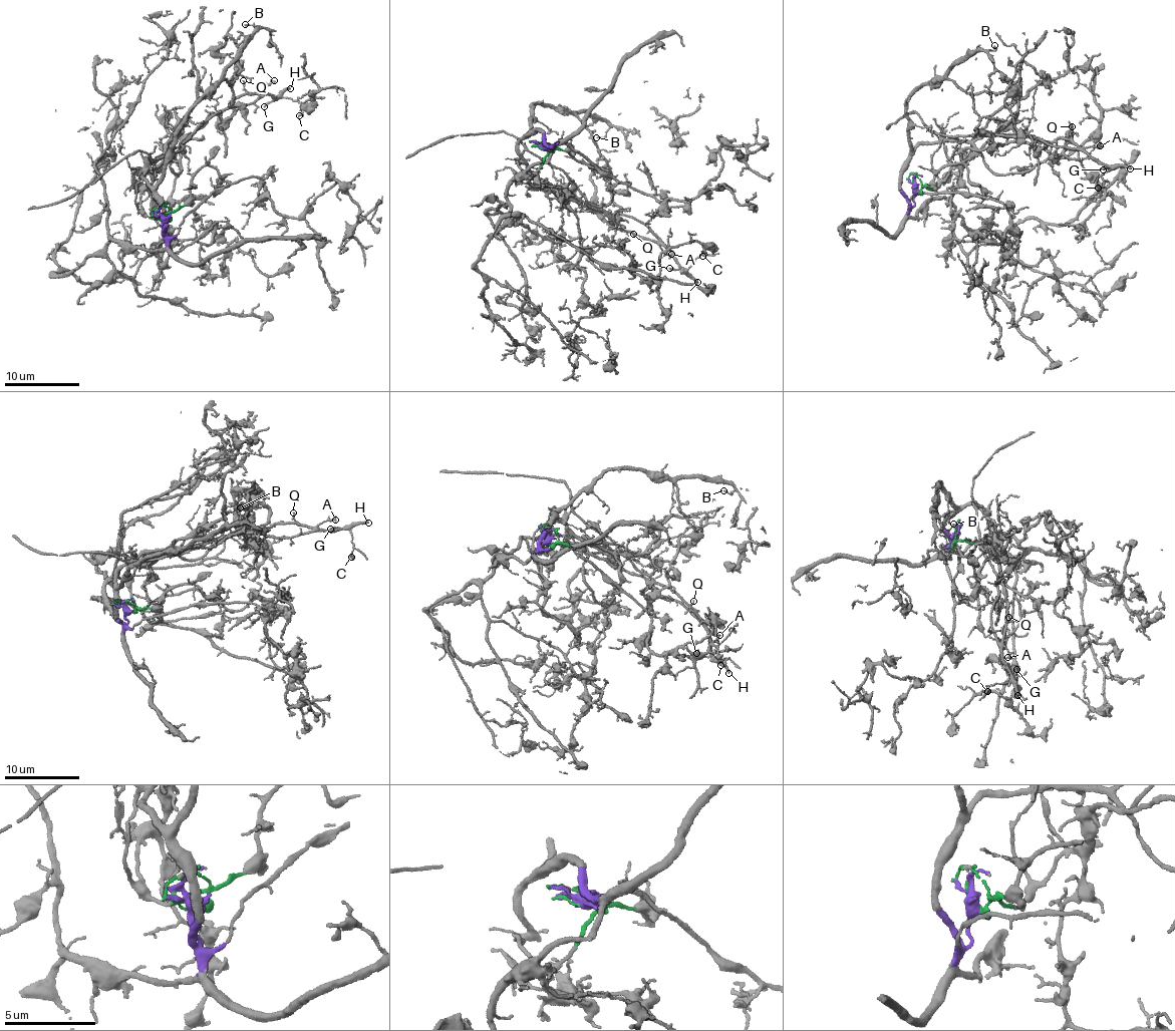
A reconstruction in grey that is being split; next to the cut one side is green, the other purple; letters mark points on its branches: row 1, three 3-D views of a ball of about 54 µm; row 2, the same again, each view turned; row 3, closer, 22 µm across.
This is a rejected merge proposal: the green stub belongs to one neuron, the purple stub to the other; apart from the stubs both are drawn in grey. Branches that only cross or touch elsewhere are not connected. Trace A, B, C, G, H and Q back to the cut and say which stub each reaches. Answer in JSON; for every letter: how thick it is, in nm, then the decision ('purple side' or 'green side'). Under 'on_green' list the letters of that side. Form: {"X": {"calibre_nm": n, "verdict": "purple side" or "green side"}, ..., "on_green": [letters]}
{"A": {"calibre_nm": 190, "verdict": "green side"}, "B": {"calibre_nm": 120, "verdict": "purple side"}, "C": {"calibre_nm": 170, "verdict": "green side"}, "G": {"calibre_nm": 150, "verdict": "green side"}, "H": {"calibre_nm": 240, "verdict": "green side"}, "Q": {"calibre_nm": 100, "verdict": "green side"}, "on_green": ["A", "C", "G", "H", "Q"]}

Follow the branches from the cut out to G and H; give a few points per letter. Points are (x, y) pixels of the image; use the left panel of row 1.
G: (164, 221), (167, 213), (142, 211), (140, 196), (151, 174), (215, 113), (265, 92), (275, 99), (264, 107)
H: (164, 221), (167, 213), (142, 211), (140, 196), (159, 165), (215, 113), (290, 89)

